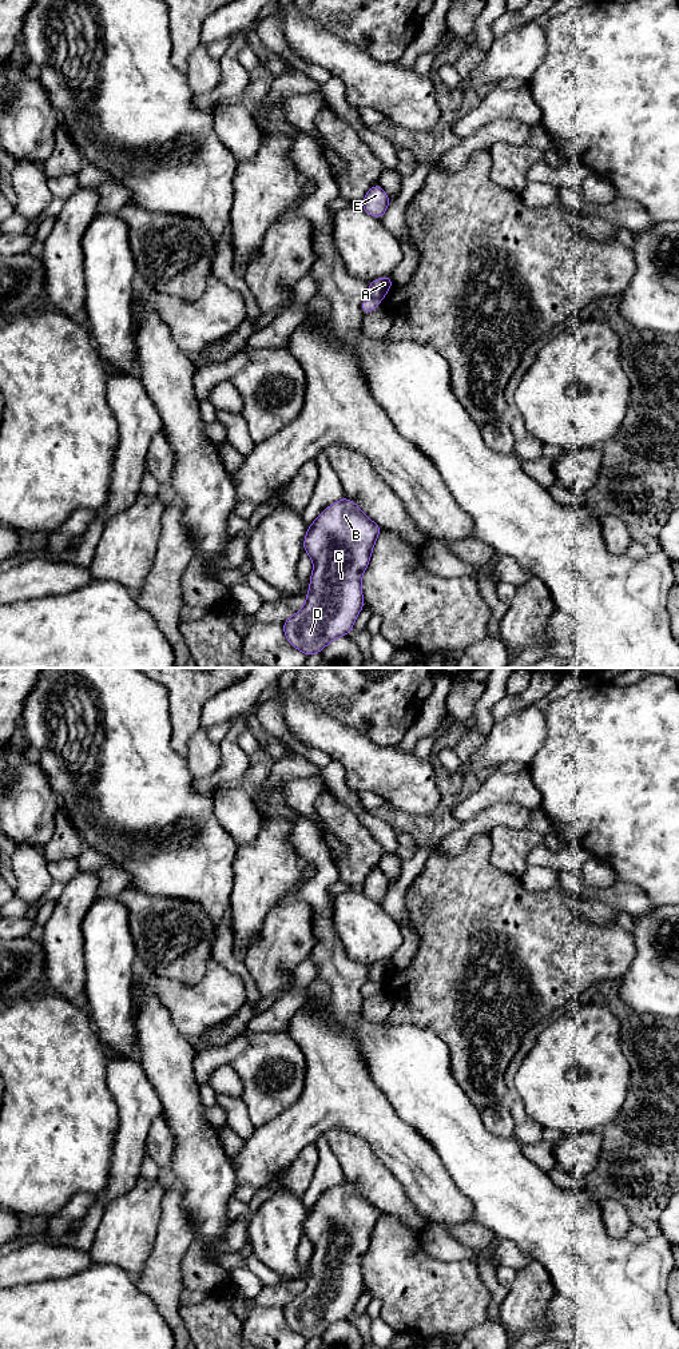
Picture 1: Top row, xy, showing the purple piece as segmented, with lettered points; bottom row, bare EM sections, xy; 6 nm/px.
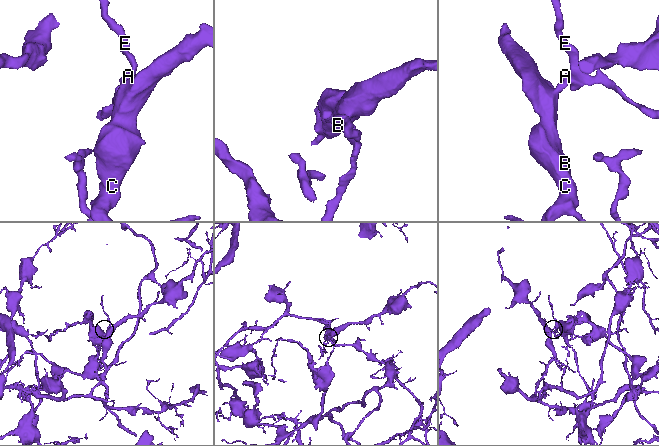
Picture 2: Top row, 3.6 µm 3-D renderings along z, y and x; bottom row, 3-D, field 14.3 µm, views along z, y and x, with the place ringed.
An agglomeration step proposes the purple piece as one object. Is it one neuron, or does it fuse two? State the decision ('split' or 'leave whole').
split

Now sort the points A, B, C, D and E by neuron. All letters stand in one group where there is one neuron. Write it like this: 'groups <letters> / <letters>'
groups A E / B C D

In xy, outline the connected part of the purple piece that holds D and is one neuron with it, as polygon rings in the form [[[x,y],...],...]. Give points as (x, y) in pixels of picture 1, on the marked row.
[[[346,497],[326,508],[309,526],[303,550],[311,557],[314,570],[310,576],[306,604],[282,624],[287,641],[306,656],[321,653],[329,642],[350,633],[358,613],[365,606],[361,577],[369,565],[381,530],[356,502]]]

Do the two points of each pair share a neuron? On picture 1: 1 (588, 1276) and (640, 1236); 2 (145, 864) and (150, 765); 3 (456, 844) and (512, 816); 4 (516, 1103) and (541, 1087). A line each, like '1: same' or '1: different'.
1: different
2: same
3: same
4: different

